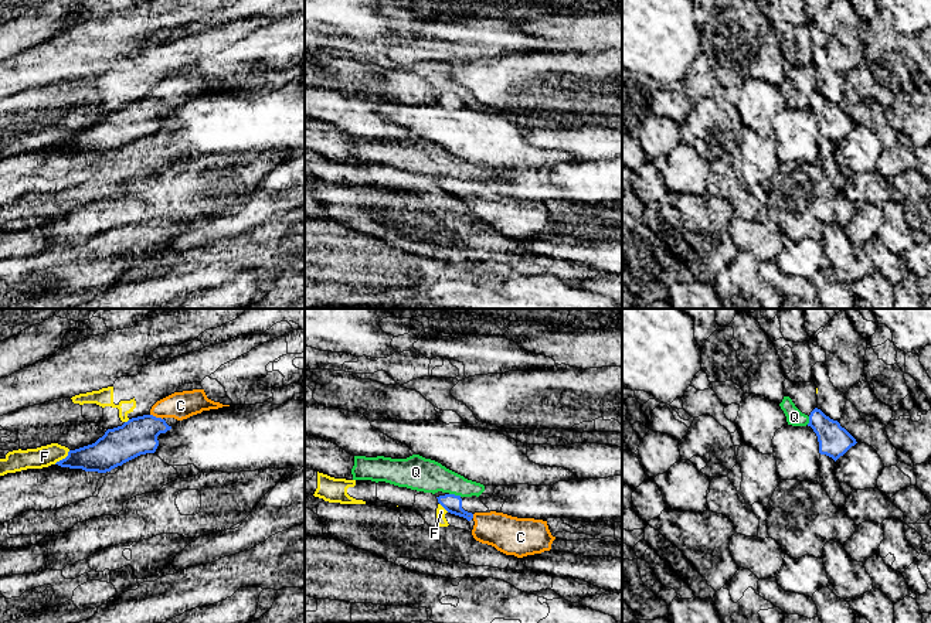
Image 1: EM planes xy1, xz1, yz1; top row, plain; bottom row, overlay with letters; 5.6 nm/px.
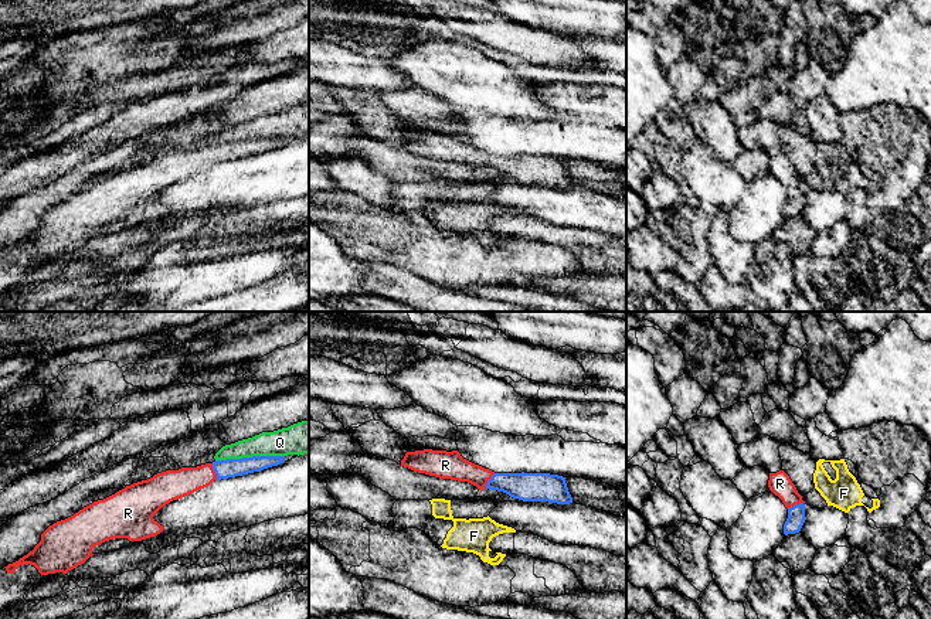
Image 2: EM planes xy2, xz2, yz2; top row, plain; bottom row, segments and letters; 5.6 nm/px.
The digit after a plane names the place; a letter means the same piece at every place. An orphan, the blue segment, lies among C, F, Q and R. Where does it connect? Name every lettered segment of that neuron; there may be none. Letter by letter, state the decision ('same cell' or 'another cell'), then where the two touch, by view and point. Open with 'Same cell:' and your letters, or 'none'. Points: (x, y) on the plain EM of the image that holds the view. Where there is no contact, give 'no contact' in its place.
Same cell: C, R
C: same cell | xy1 (155, 99)
F: another cell | xy1 (63, 142)
Q: another cell | xy2 (250, 140)
R: same cell | xy2 (216, 155)

